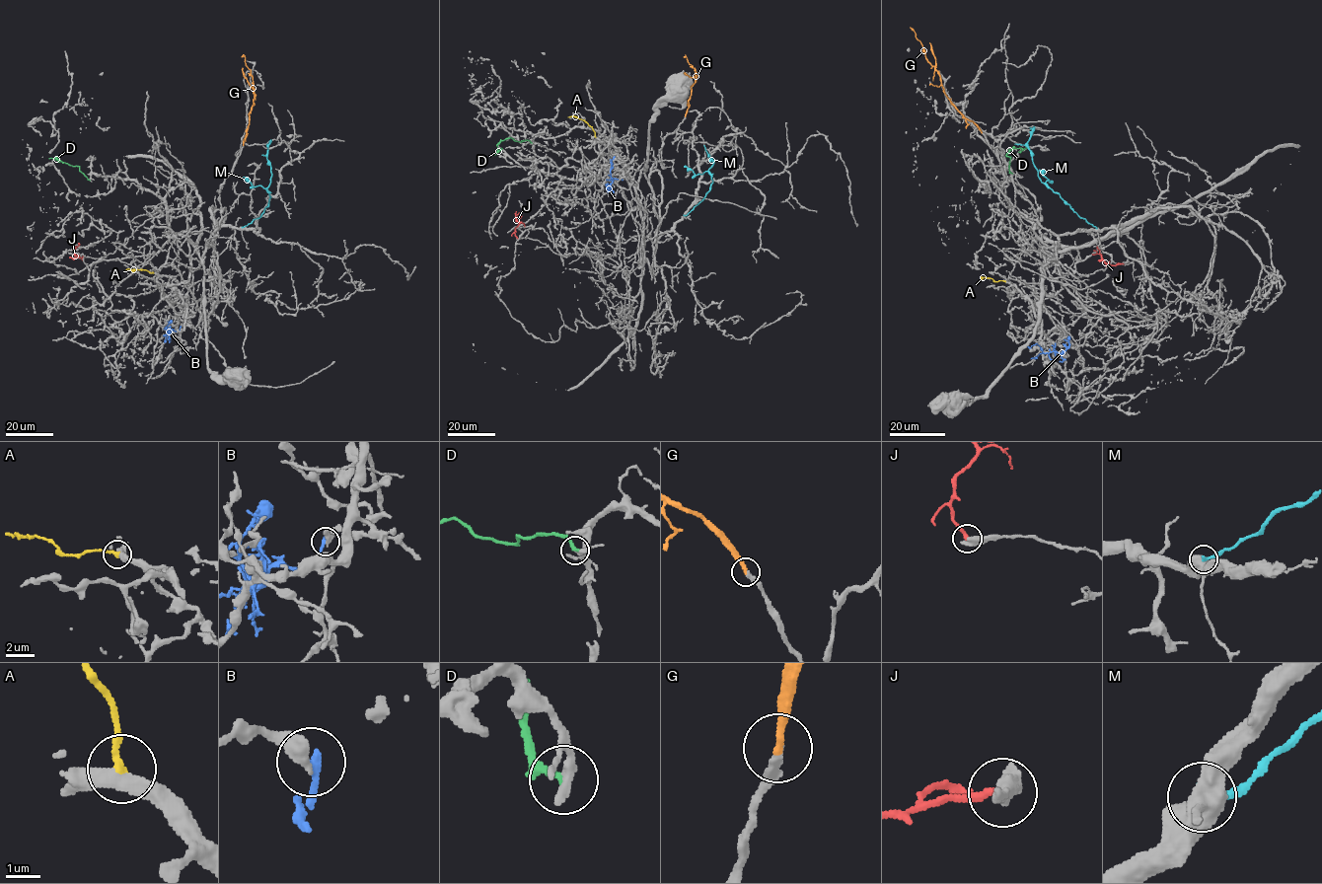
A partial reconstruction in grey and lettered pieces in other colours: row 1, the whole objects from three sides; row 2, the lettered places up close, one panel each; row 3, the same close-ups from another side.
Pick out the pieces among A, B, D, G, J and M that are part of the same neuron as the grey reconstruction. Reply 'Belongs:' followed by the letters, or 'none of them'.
Belongs: D, G

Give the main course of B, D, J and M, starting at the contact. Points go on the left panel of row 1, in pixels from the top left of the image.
B: (181, 327), (168, 334), (170, 327), (172, 329)
D: (89, 180), (78, 166), (49, 158)
J: (75, 257), (72, 258), (76, 257), (74, 250), (79, 243)
M: (242, 227), (257, 219), (270, 197), (266, 188), (270, 183), (270, 163), (267, 156), (271, 139)

